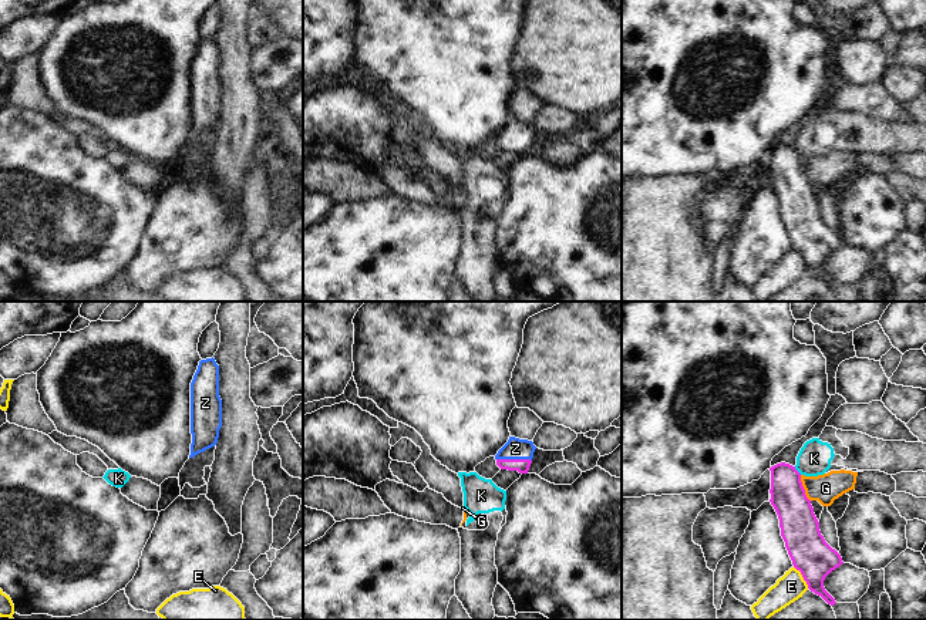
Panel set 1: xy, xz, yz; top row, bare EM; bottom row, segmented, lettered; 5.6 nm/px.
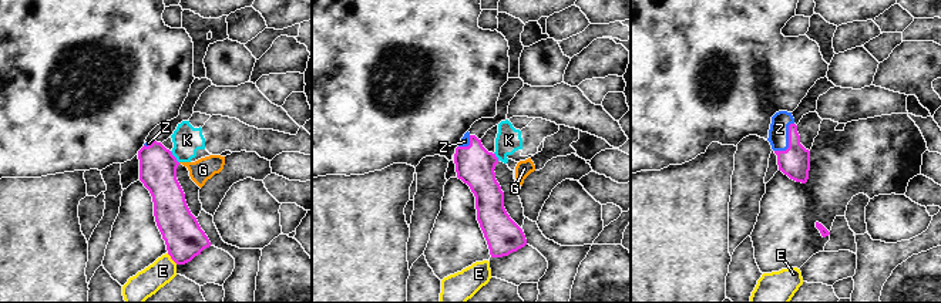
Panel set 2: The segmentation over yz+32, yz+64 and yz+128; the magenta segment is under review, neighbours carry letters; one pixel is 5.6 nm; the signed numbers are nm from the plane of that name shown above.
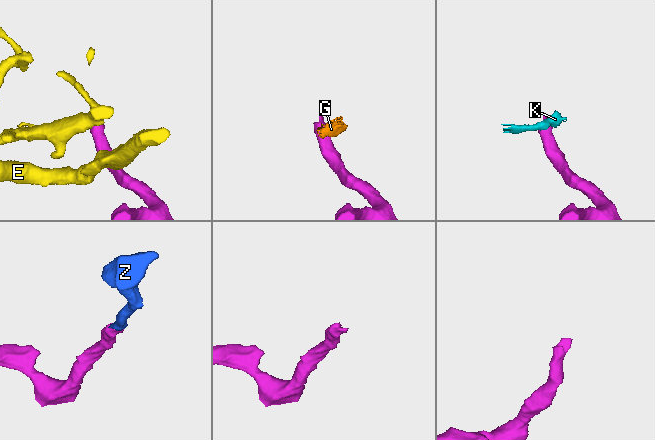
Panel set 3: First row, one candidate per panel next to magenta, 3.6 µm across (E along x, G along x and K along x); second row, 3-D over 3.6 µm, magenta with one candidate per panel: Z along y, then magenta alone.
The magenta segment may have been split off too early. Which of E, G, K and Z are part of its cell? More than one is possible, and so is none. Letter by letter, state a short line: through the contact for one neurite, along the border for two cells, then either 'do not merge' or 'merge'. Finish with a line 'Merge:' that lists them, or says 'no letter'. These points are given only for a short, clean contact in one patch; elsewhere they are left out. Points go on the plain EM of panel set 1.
E: do not merge
G: yz (800, 157), (804, 175), (810, 182) | do not merge
K: yz (794, 148), (801, 155) | do not merge
Z: xz (521, 147), (514, 141), (515, 130) | merge
Merge: Z

